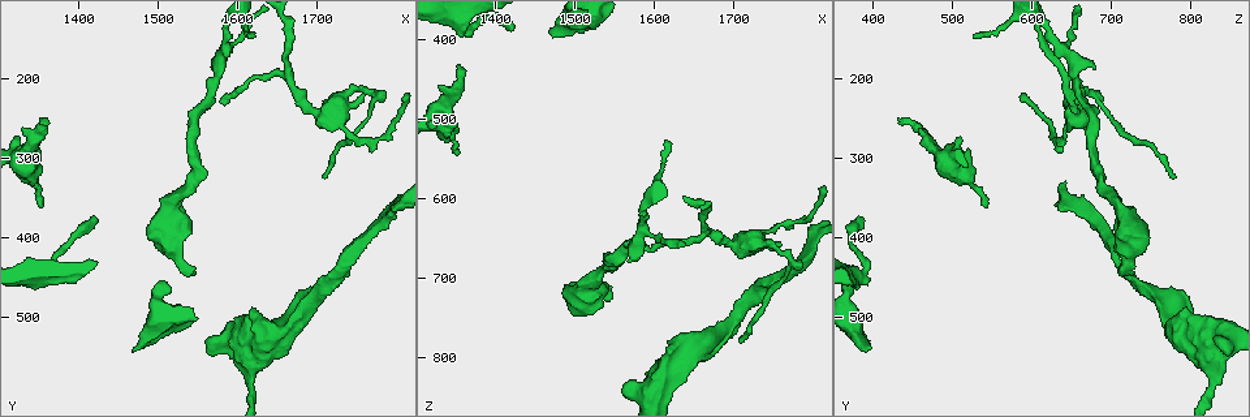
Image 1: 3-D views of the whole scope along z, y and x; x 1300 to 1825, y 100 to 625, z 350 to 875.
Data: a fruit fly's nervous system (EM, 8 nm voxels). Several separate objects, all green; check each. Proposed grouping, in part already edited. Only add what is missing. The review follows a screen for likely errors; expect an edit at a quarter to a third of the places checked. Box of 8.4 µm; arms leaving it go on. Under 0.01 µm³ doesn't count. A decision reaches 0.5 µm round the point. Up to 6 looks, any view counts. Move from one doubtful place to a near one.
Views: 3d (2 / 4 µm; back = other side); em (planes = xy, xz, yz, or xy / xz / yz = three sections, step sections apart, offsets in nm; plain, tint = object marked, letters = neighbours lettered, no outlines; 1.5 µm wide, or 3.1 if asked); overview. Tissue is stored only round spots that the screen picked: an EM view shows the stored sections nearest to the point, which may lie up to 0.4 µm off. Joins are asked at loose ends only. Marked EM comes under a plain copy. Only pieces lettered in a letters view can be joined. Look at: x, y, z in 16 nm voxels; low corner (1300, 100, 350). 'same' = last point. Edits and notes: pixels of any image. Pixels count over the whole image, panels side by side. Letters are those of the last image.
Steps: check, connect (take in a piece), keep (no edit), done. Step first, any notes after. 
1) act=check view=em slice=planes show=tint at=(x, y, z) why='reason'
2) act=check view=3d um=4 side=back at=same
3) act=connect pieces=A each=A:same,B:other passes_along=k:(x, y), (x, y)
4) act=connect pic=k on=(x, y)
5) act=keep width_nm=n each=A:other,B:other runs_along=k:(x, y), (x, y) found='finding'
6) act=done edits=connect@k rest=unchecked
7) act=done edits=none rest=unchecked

act=check view=3d um=4 at=(1420, 375, 385) why='tapers out'

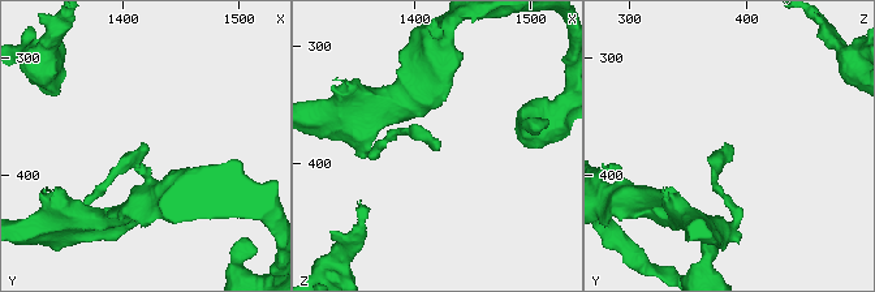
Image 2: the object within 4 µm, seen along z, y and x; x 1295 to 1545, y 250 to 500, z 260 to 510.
act=check view=em slice=planes show=letters at=(1422, 374, 388) why='shape alone is not enough'

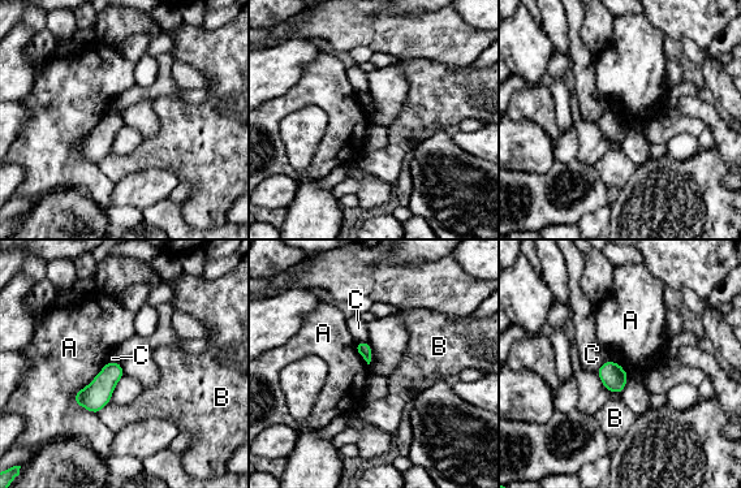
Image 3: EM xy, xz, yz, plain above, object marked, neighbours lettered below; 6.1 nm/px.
act=keep width_nm=90 each=A:other,B:other,C:other border=3:(107, 362), (74, 394), (94, 414) found='none of them fits'

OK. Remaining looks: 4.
act=check view=3d um=2 at=(1355, 360, 545) why='thin end'

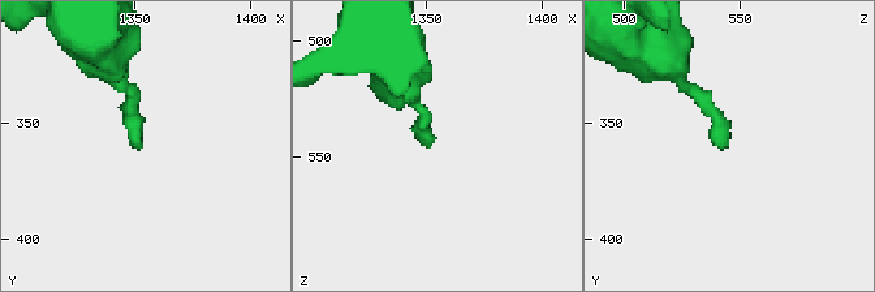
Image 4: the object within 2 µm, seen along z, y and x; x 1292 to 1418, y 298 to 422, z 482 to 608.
act=check view=em slice=xz step=8 show=letters at=(1351, 360, 544) why='need the tissue'

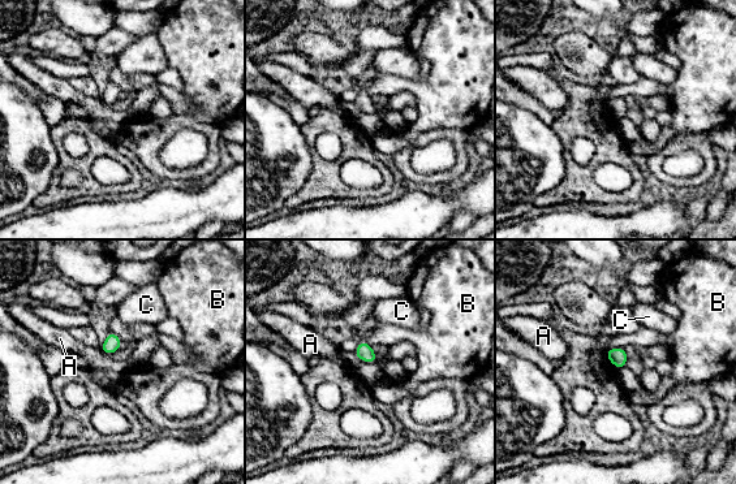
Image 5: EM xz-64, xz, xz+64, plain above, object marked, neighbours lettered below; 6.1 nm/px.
act=keep longest_contact=A:160nm each=A:other,B:other,C:other border=5:(371, 345), (361, 340), (353, 351) found='no lettered piece goes on from it'

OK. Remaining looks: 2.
act=done edits=none rest=unchecked

